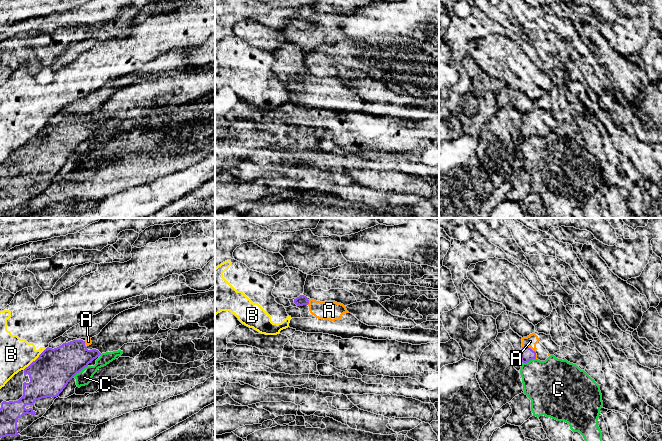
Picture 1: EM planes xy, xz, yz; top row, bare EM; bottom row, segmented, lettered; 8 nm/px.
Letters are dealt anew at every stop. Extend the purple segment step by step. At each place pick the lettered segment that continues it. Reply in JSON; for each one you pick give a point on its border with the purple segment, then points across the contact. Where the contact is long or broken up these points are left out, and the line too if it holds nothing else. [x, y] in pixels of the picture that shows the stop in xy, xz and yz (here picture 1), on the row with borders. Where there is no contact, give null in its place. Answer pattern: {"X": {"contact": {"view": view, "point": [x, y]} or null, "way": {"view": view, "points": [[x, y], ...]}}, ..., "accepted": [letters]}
{"A": {"contact": {"view": "yz", "point": [528, 347]}, "way": {"view": "yz", "points": [[526, 354], [528, 347], [530, 341]]}}, "accepted": ["A"]}

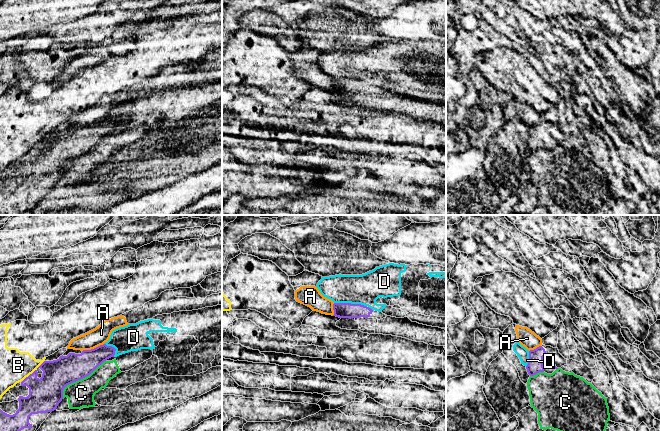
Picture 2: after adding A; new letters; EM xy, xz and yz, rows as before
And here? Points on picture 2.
{"accepted": []}

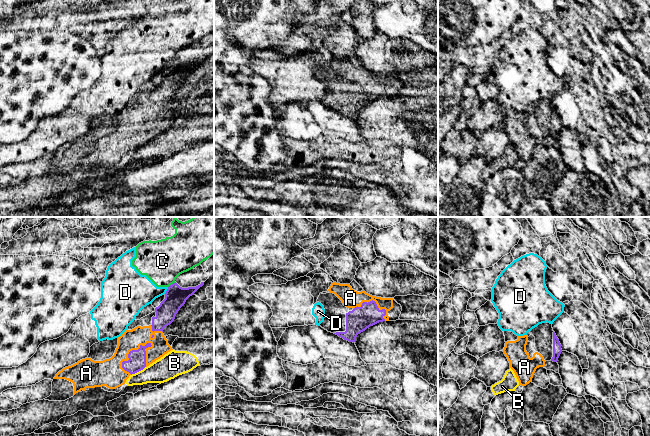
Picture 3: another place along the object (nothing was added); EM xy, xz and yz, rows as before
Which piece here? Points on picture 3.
{"A": {"contact": {"view": "xy", "point": [128, 355]}}, "accepted": ["A"]}

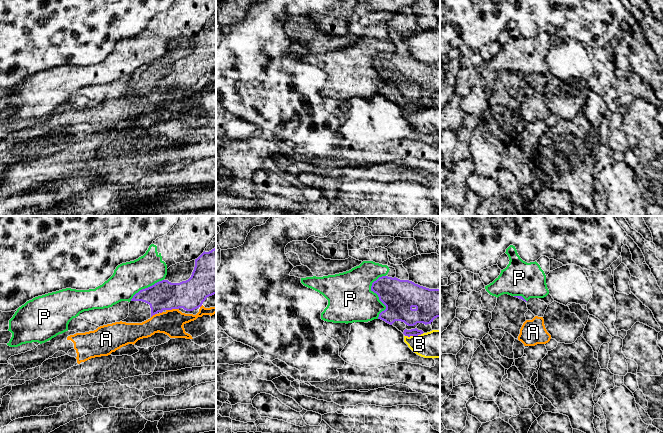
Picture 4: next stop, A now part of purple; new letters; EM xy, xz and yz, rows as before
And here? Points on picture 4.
{"accepted": []}

